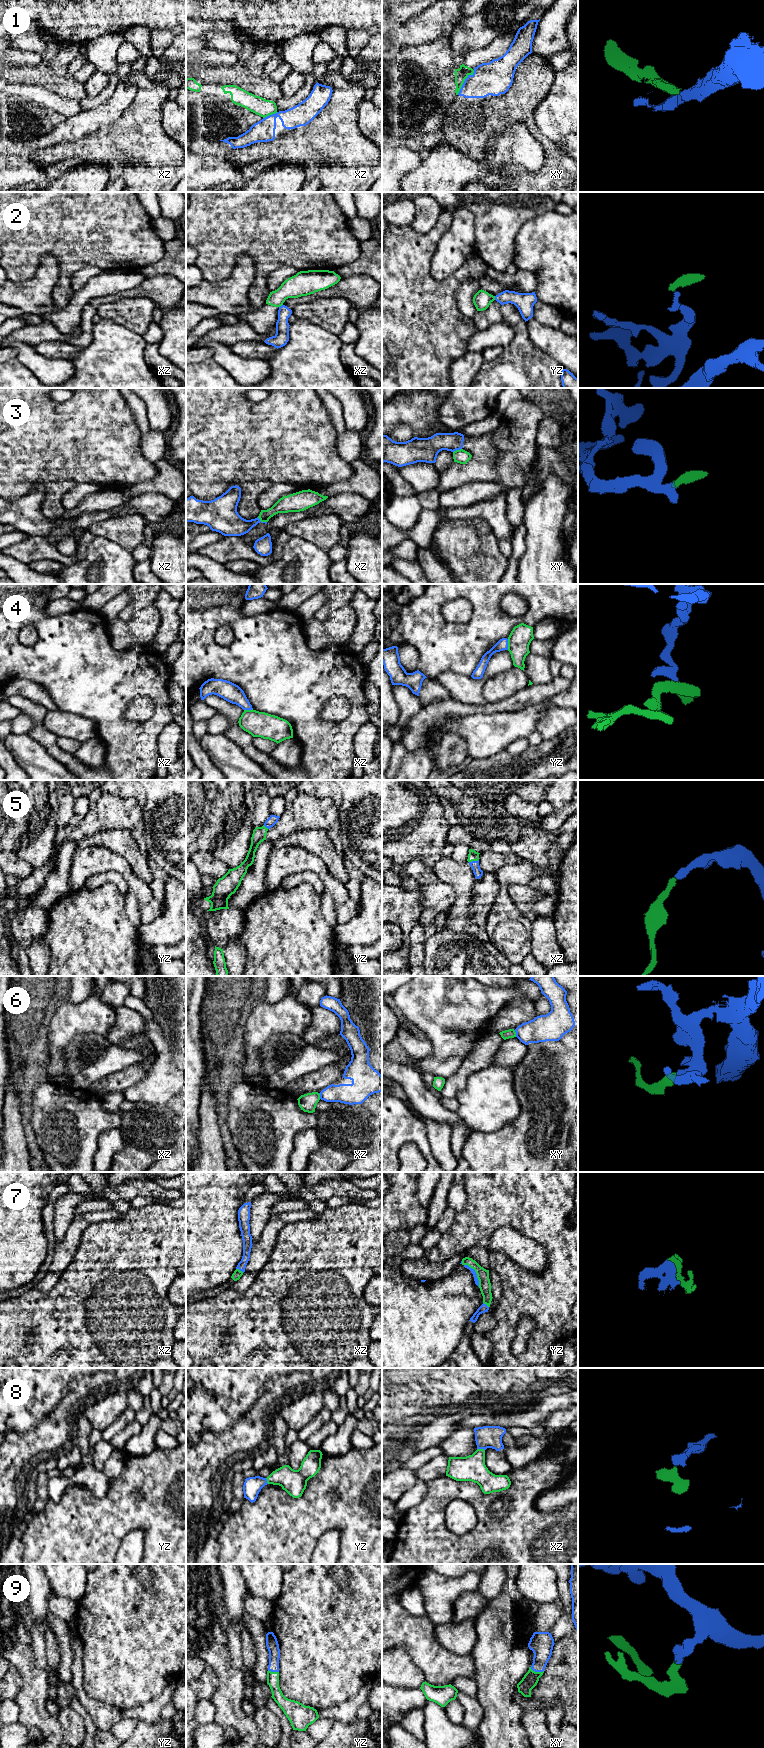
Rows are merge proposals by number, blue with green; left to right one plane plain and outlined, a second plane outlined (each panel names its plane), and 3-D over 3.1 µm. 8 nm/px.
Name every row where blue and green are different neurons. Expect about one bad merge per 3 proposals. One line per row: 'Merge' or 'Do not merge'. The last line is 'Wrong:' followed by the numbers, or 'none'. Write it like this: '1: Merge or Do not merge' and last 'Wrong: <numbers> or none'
1: Do not merge
2: Do not merge
3: Do not merge
4: Merge
5: Merge
6: Do not merge
7: Merge
8: Merge
9: Merge
Wrong: 1, 2, 3, 6

